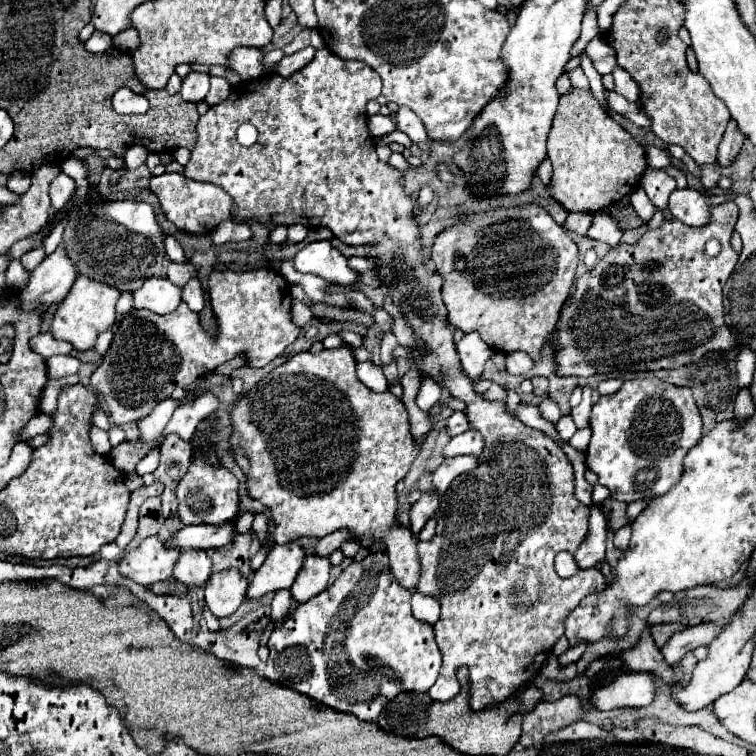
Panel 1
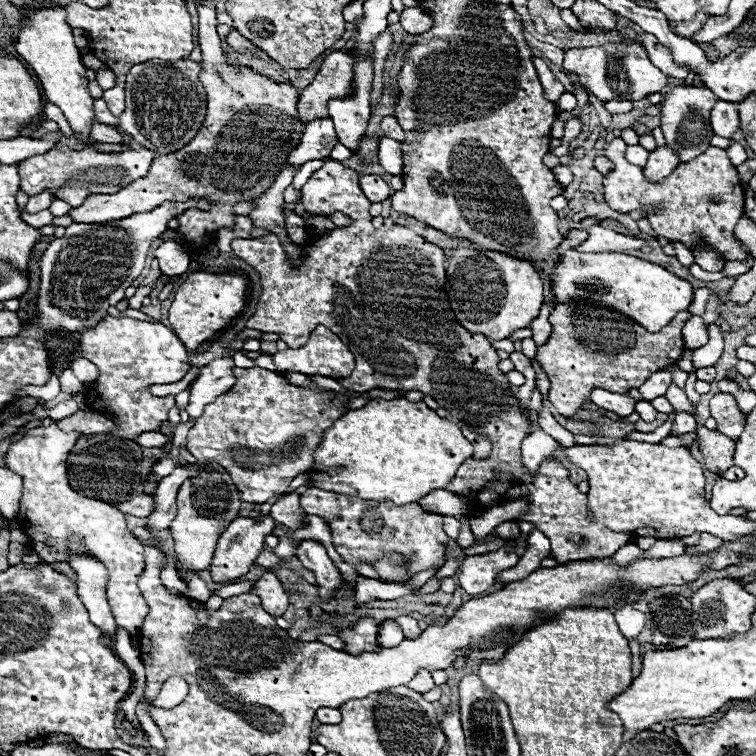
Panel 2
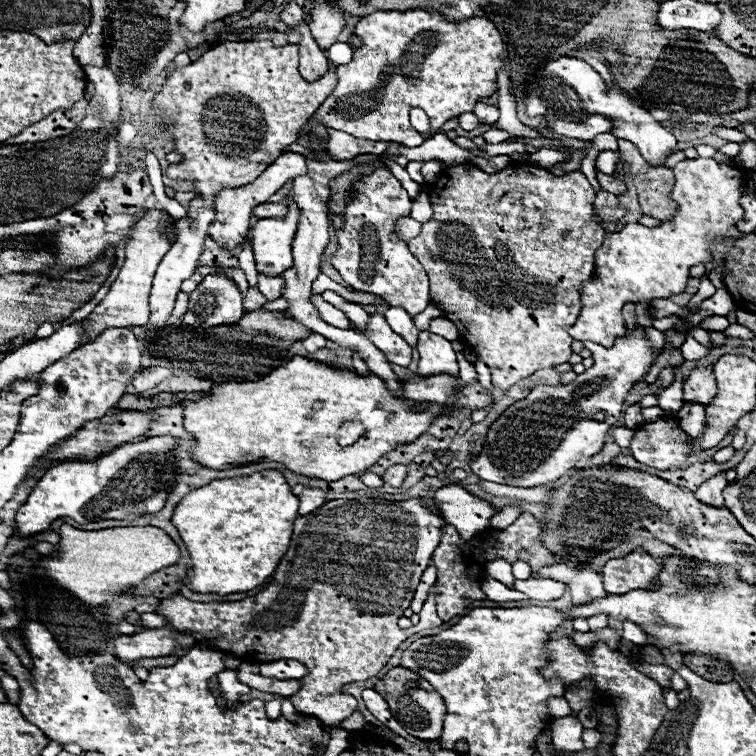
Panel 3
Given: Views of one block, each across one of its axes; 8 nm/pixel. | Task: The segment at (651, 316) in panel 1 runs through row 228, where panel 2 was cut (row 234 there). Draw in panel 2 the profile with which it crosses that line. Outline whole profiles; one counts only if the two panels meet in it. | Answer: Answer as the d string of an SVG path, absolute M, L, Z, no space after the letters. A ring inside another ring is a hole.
M614 138L606 148L606 158L610 158L616 164L614 172L610 172L604 178L604 196L612 210L632 212L636 208L660 204L662 210L658 214L648 214L648 222L654 230L654 236L664 236L670 242L682 242L690 250L704 242L706 246L722 254L724 262L746 262L748 256L734 238L734 226L744 212L744 188L738 180L736 168L730 164L730 158L726 156L726 150L710 146L704 154L696 156L686 164L680 164L662 182L650 182L642 174L640 166L626 162L624 150L626 144L622 138ZM710 196L720 196L720 202L710 202Z

